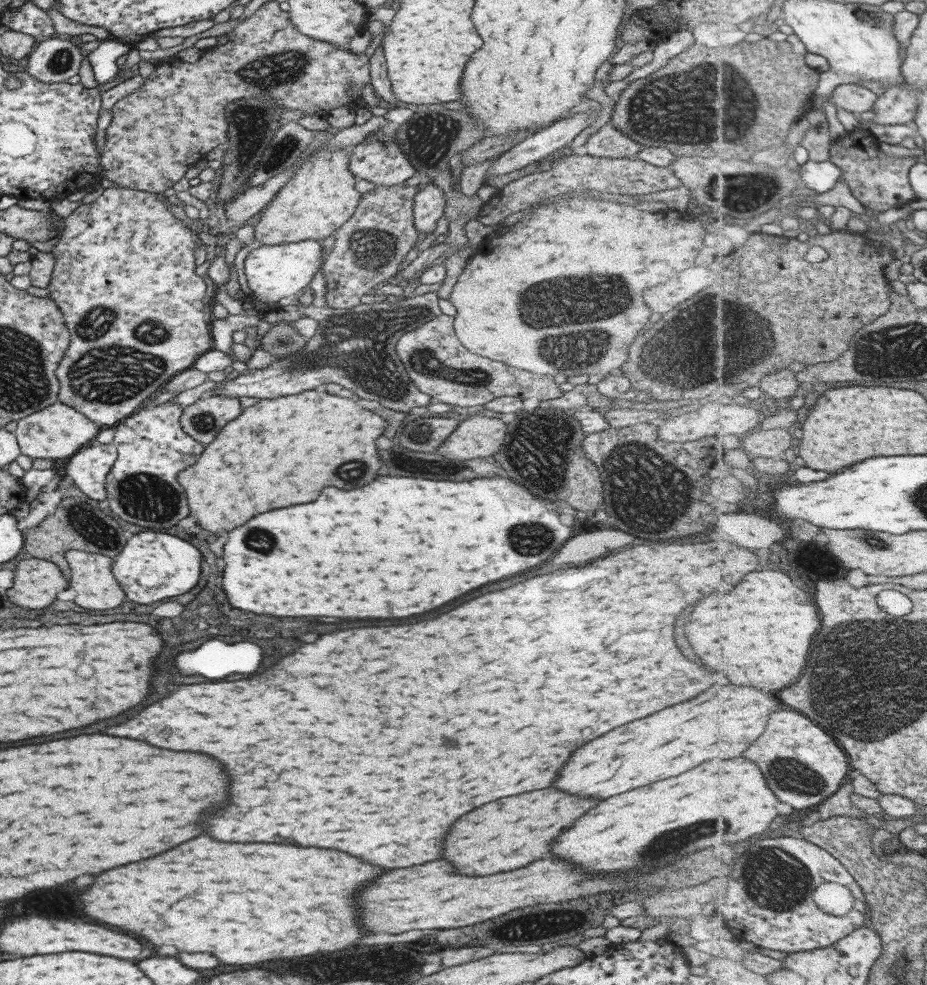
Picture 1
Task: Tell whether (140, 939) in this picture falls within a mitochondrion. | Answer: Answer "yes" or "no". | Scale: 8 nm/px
no

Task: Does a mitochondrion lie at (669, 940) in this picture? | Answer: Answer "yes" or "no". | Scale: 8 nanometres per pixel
no

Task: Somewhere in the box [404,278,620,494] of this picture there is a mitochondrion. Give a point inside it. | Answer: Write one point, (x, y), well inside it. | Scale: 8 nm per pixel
(420, 438)

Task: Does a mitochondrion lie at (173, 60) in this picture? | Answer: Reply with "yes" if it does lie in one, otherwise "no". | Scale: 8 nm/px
no

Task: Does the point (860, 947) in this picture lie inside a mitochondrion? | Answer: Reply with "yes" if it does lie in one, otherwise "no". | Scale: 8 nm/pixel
no

